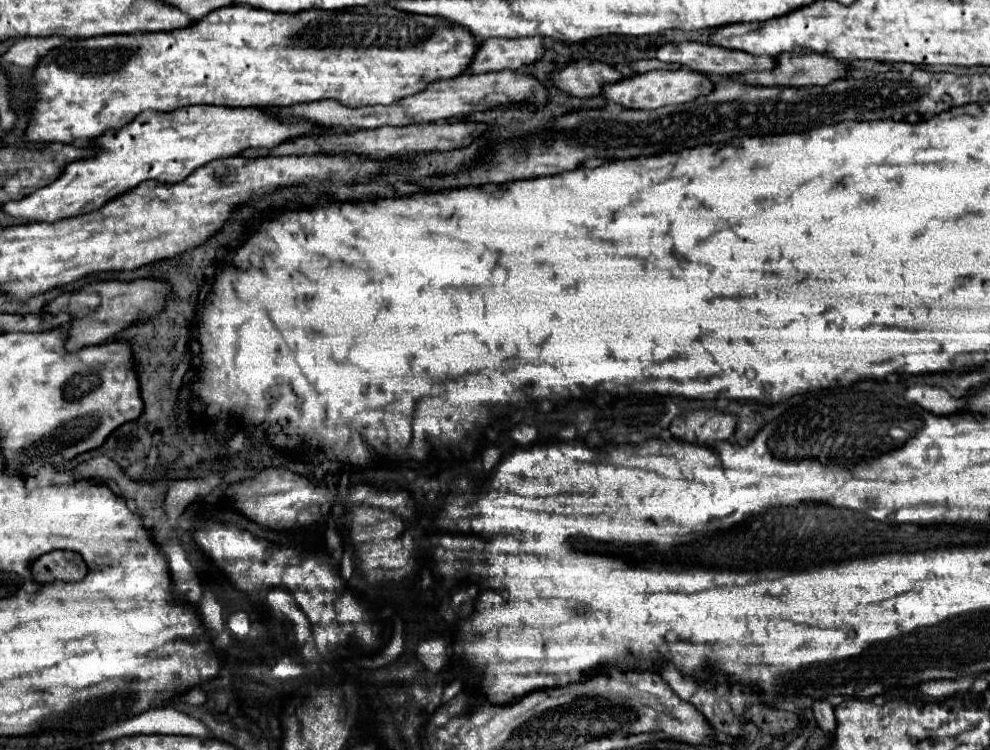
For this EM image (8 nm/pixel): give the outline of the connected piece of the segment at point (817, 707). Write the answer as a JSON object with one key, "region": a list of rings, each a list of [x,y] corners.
{"region":[[[815,701],[813,703],[813,713],[815,713],[815,721],[817,725],[825,731],[825,733],[835,733],[835,715],[833,715],[833,707],[827,701]]]}

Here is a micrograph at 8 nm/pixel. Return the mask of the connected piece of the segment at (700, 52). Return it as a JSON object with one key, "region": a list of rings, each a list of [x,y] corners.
{"region":[[[685,41],[683,49],[679,49],[679,45],[665,45],[657,49],[657,59],[667,63],[681,63],[687,69],[721,77],[731,77],[747,71],[767,71],[777,67],[777,59],[773,57],[749,55],[745,51],[733,51],[695,41]]]}

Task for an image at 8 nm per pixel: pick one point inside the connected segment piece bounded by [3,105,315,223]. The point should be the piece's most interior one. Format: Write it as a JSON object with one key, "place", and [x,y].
{"place":[166,147]}

